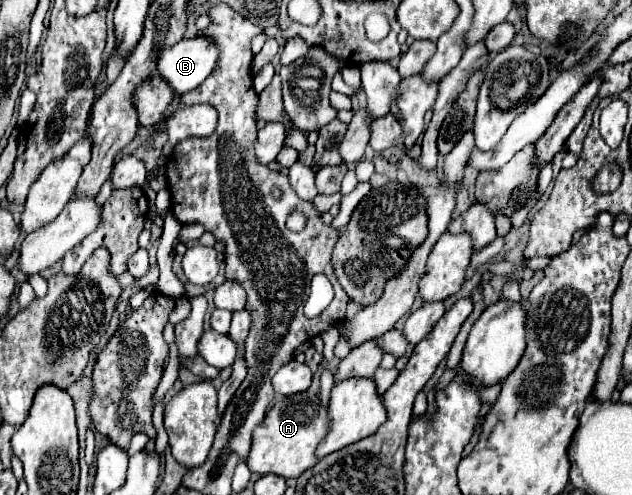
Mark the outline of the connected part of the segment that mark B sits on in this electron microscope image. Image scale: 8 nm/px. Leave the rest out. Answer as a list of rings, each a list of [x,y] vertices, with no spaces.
[[[189,38],[163,50],[157,60],[159,76],[175,94],[197,88],[217,64],[217,46],[209,38]]]

